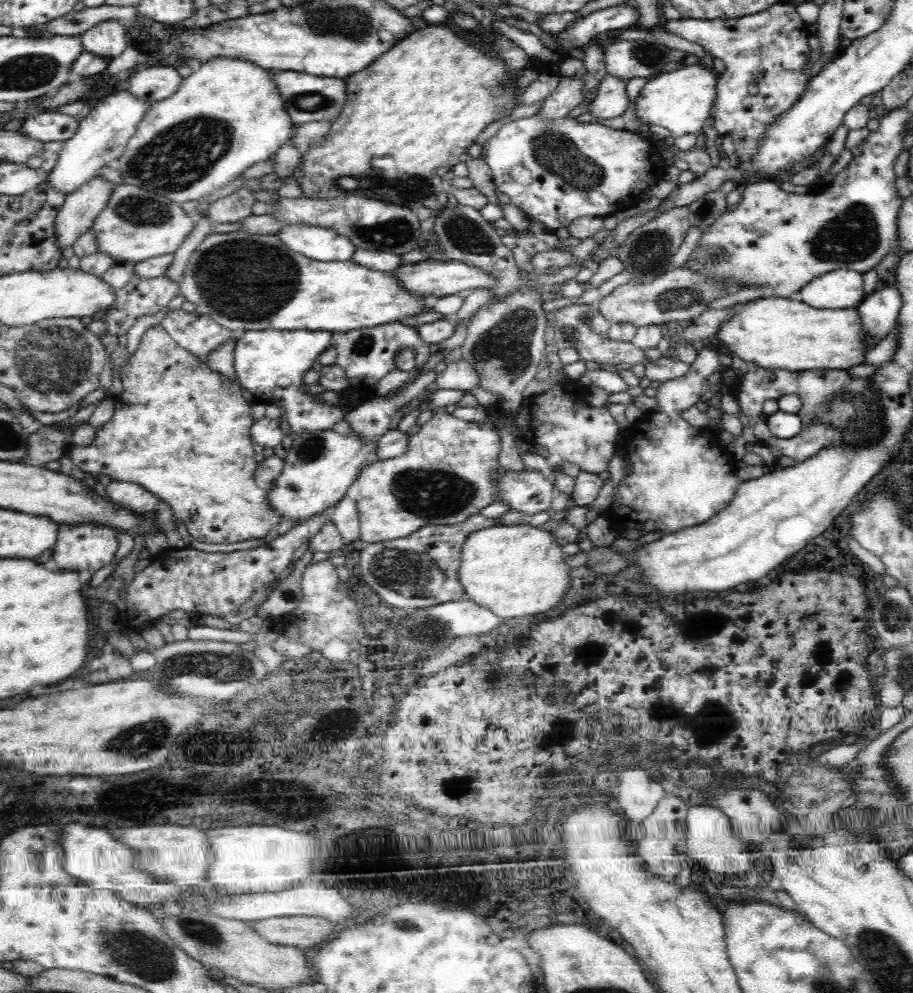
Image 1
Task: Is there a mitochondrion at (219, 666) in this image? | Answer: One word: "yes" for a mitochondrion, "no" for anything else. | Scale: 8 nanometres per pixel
yes

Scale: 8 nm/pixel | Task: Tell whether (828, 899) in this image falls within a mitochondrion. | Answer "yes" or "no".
no

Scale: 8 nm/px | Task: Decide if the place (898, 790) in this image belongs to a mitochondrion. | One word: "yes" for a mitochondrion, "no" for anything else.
no

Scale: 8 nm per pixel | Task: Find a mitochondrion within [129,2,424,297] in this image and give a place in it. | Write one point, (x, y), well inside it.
(393, 231)

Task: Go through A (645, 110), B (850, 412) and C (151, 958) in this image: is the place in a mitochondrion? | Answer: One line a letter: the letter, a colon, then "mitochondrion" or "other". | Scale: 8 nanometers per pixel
A: other
B: mitochondrion
C: mitochondrion

